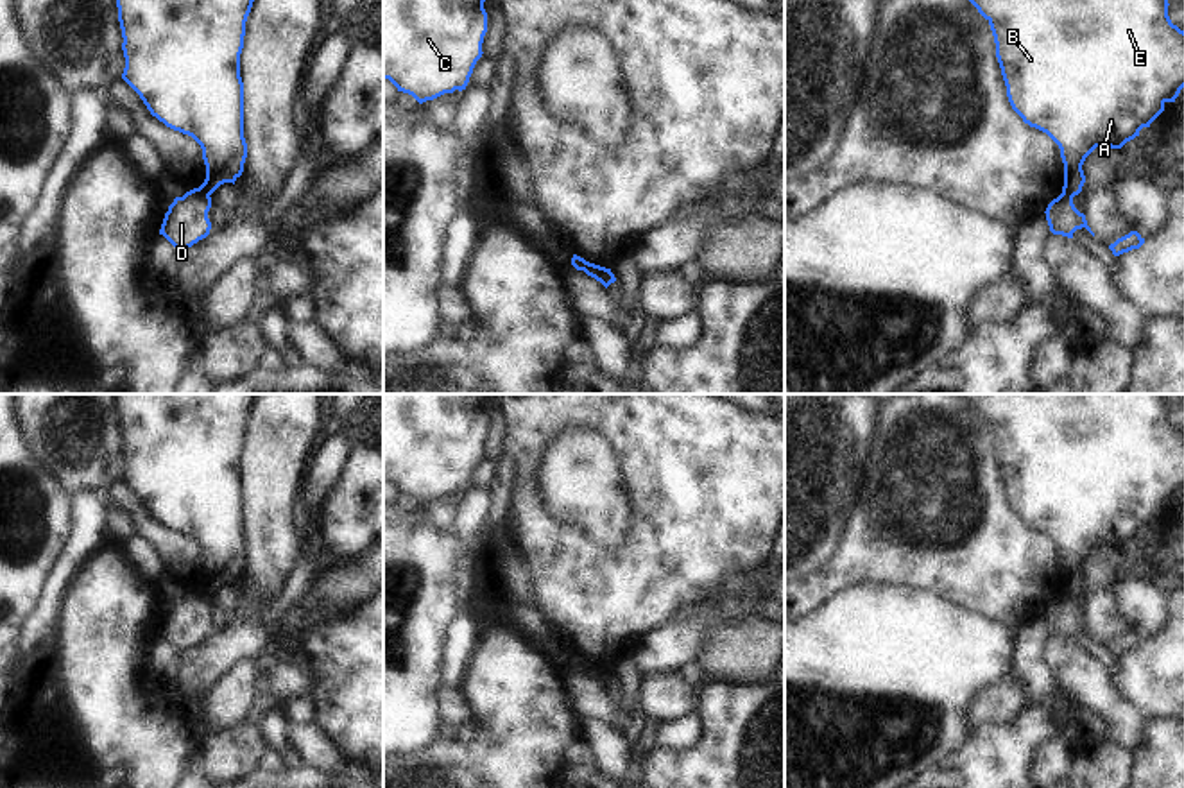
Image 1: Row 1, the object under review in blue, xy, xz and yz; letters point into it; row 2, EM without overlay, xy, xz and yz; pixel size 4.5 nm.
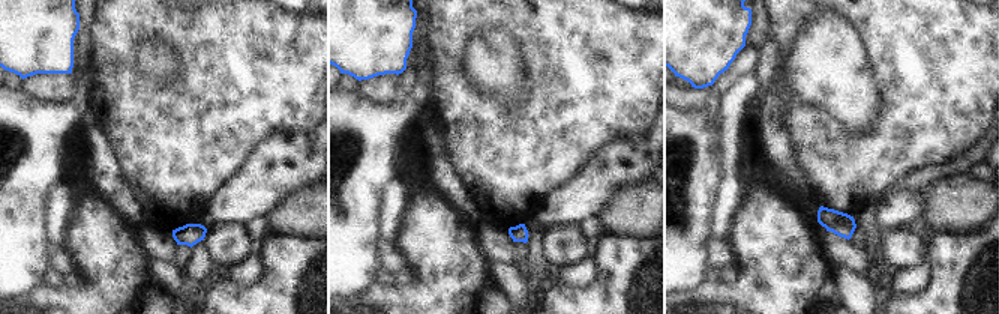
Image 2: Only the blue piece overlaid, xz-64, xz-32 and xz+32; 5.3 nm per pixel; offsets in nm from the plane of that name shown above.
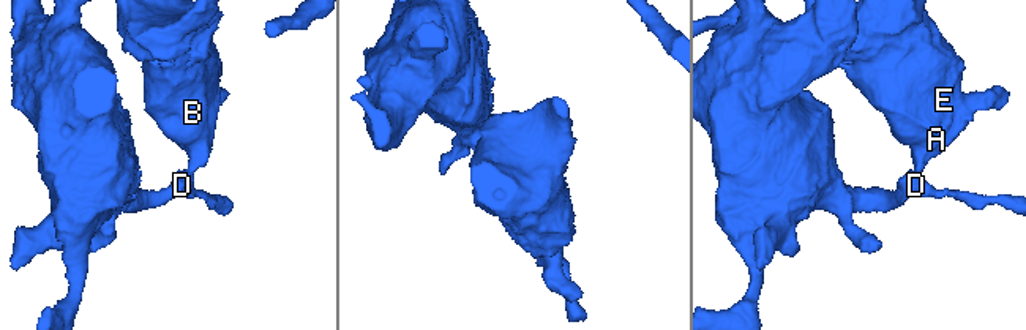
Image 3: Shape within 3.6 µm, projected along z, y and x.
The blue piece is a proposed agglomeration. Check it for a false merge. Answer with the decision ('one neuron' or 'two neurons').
two neurons

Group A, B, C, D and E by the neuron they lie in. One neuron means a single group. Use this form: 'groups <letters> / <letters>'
groups A B E / C D

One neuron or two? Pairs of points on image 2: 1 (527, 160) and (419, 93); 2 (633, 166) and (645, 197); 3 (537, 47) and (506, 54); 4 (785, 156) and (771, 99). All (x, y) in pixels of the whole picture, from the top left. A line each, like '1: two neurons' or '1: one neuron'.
1: two neurons
2: two neurons
3: two neurons
4: one neuron

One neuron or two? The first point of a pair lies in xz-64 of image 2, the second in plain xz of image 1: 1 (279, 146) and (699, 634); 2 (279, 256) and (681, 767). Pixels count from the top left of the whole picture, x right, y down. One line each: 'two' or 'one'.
1: one
2: one

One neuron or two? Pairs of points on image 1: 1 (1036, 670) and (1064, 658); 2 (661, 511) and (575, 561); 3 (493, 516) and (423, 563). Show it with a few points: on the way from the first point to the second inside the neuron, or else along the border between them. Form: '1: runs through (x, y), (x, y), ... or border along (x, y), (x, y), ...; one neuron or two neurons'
1: border along (1050, 634), (1046, 661), (1059, 685); two neurons
2: runs through (643, 534), (617, 561), (599, 561); one neuron
3: runs through (480, 536), (471, 545), (443, 548); one neuron

